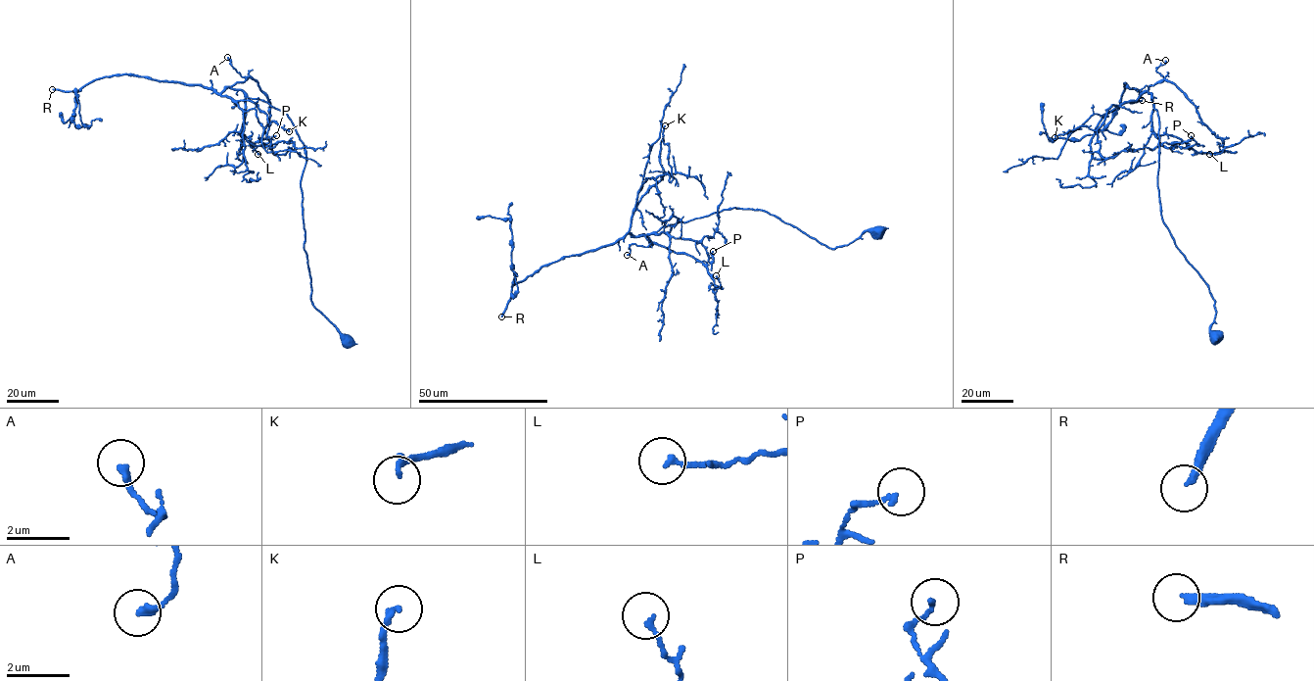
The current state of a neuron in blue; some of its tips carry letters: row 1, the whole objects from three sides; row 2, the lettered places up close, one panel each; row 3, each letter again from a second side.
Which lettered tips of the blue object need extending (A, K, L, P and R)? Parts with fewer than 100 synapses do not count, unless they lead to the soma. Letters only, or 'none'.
R

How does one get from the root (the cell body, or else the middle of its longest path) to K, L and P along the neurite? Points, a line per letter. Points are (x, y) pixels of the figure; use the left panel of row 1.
K: (346, 341), (311, 300), (304, 143), (286, 114), (224, 88), (222, 95), (250, 100), (269, 125), (289, 131)
L: (346, 341), (311, 300), (304, 144), (286, 114), (231, 87), (249, 76), (270, 107), (252, 146), (258, 154)
P: (346, 341), (311, 300), (301, 186), (304, 144), (286, 114), (246, 98), (243, 136), (262, 147), (276, 135)

